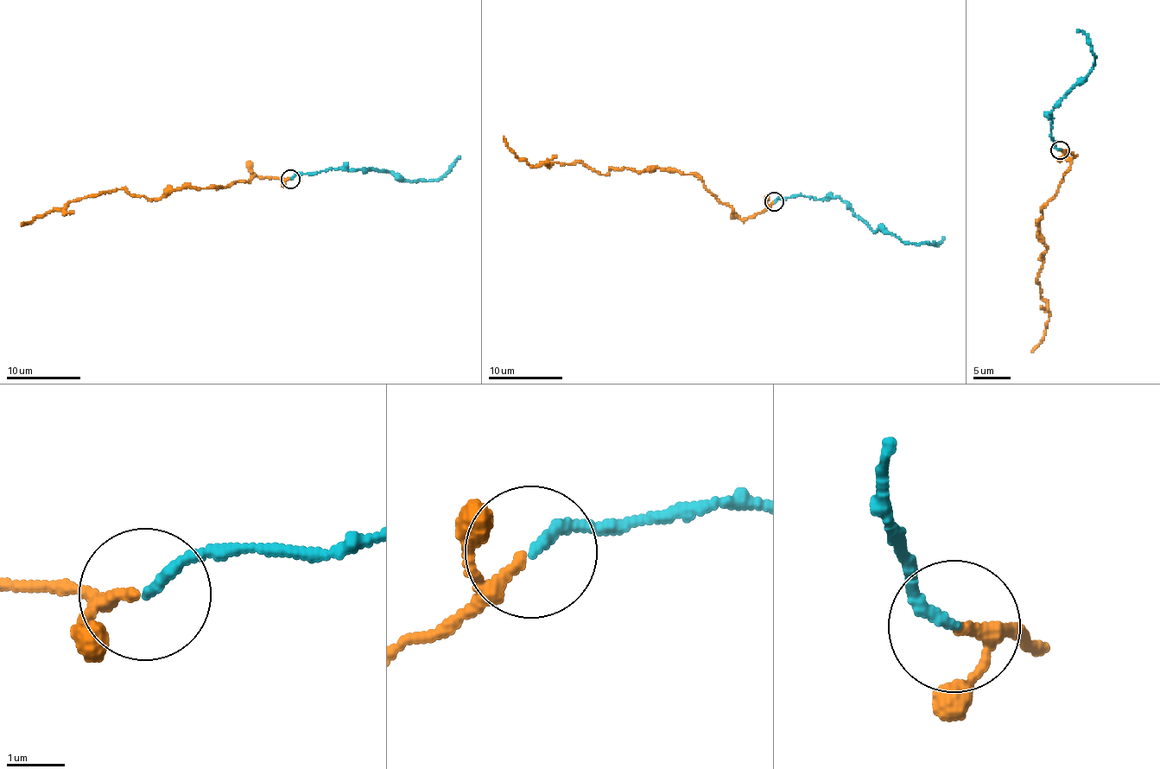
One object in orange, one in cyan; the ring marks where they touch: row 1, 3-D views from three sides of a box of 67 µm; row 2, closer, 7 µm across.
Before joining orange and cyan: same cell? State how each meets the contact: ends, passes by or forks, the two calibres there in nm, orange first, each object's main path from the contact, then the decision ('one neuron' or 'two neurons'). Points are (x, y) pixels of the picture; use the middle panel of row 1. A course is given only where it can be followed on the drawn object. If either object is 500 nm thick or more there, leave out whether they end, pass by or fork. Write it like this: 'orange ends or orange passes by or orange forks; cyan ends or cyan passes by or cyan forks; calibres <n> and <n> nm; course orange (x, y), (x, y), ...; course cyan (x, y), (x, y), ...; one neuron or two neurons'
orange passes by; cyan ends; calibres 140 and 200 nm; course orange (772, 201), (739, 219), (694, 174), (625, 168), (599, 174), (581, 161), (532, 166), (519, 160), (503, 136); course cyan (775, 201), (796, 195), (817, 200), (839, 197), (873, 231), (886, 231), (910, 243), (933, 245), (944, 237); one neuron

